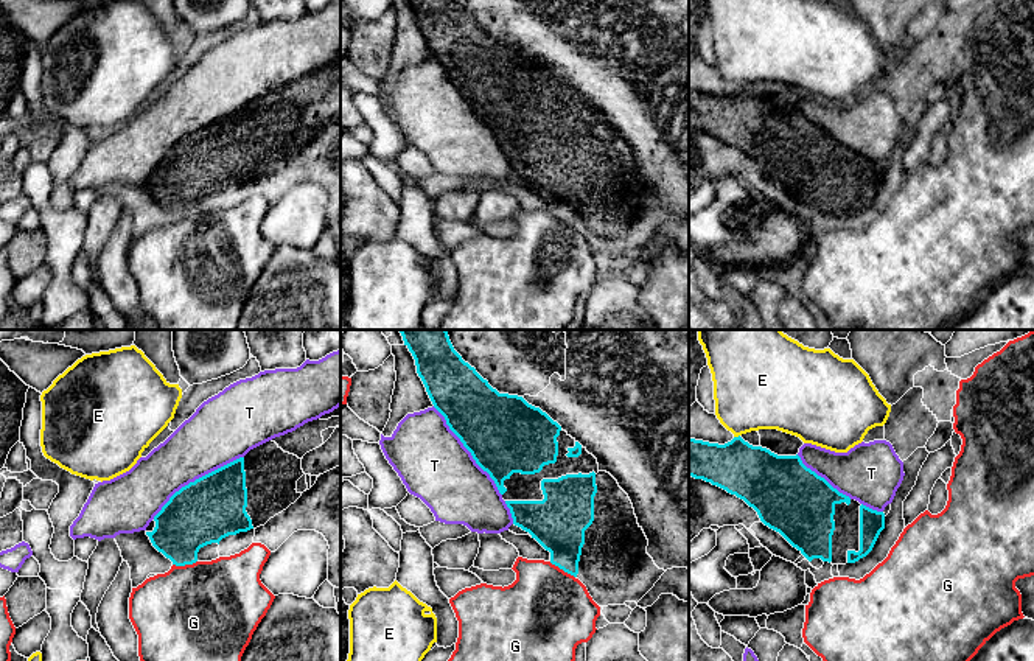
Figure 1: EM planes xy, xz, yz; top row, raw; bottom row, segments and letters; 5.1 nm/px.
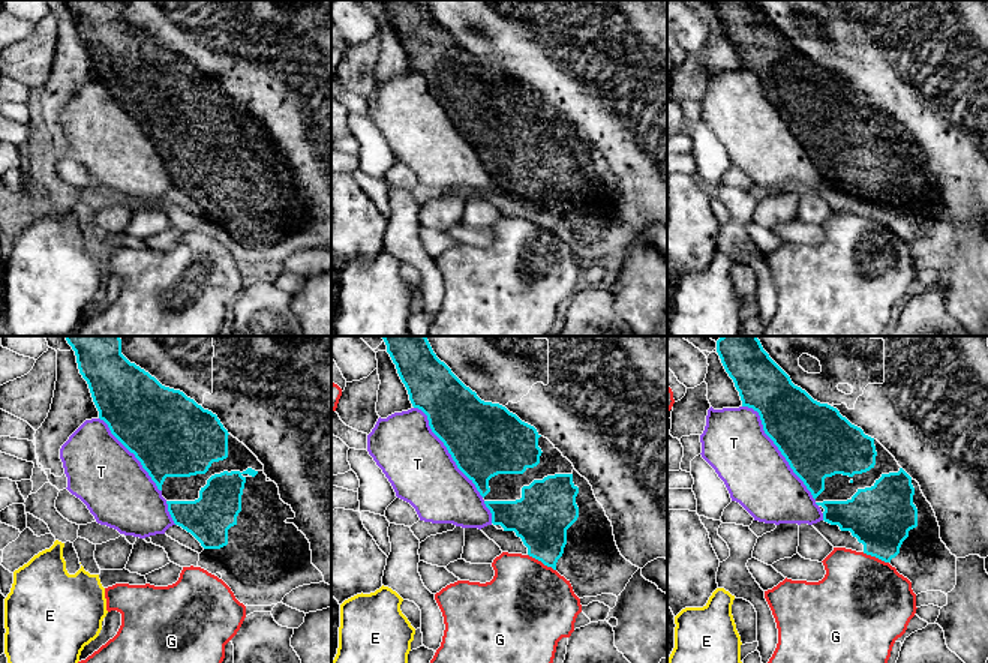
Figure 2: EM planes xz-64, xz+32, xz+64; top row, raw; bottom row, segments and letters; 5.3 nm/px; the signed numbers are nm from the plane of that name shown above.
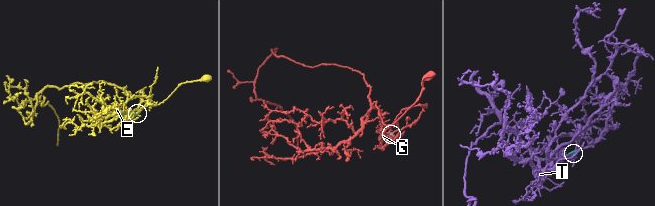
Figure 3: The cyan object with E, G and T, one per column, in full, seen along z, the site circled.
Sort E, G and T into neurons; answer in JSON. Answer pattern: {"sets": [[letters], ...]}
{"sets": [["E"], ["G"], ["T"]]}

